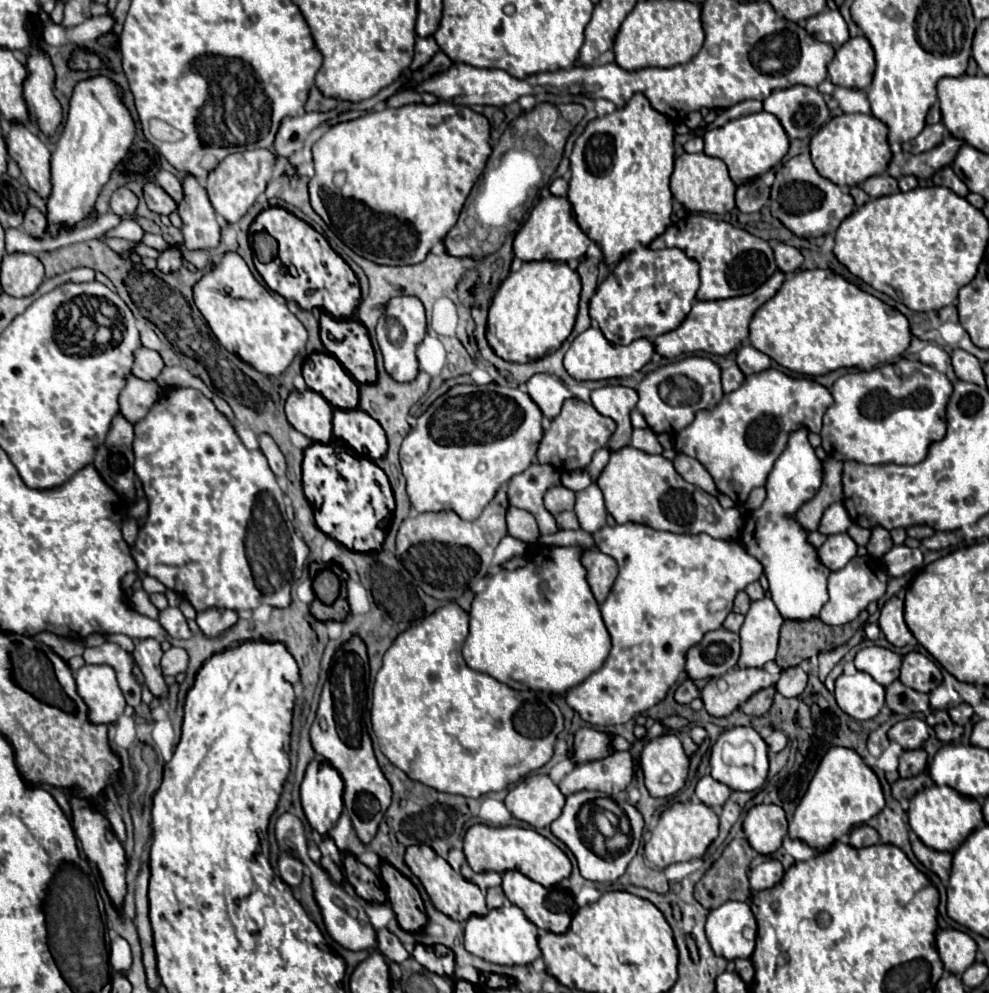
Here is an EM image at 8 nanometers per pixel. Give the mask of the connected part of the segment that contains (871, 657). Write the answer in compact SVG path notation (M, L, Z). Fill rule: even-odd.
M880 646L862 648L854 658L854 666L870 674L882 686L892 684L900 676L900 662L902 658L896 652Z

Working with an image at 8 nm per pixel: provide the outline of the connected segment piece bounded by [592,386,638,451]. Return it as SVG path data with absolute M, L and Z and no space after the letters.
M604 386L592 390L592 404L602 414L616 422L616 431L611 436L607 448L611 451L620 450L630 444L632 424L630 414L638 402L638 394L626 386Z

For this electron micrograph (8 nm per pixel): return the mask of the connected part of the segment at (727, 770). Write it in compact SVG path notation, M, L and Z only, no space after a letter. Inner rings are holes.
M738 726L732 728L728 732L724 732L718 742L712 746L712 778L726 784L730 790L738 790L738 792L754 792L758 790L764 782L766 782L766 774L768 774L768 746L764 744L764 740L760 738L760 734L754 728L746 728L746 726ZM730 738L740 738L752 742L752 746L756 748L756 762L752 766L744 766L744 768L736 768L736 766L726 766L722 762L722 744Z

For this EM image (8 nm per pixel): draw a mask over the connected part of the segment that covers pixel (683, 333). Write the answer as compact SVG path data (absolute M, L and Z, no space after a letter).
M776 272L766 284L762 284L756 292L752 292L748 296L712 300L712 302L694 302L692 312L684 318L684 324L680 324L680 328L666 332L664 336L658 336L654 340L656 352L664 358L676 358L686 352L706 352L706 354L716 354L716 356L730 354L732 350L736 350L738 344L742 344L742 340L748 338L748 324L750 324L754 312L776 294L782 280L784 280L784 274Z

